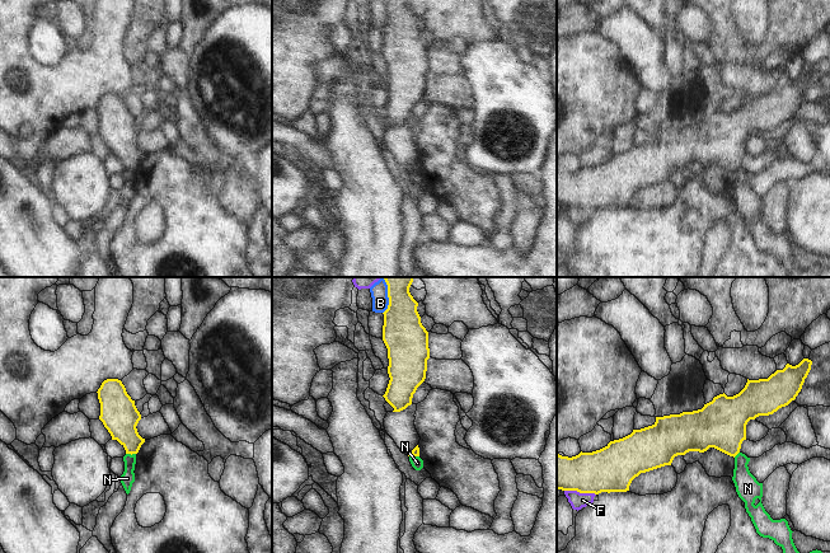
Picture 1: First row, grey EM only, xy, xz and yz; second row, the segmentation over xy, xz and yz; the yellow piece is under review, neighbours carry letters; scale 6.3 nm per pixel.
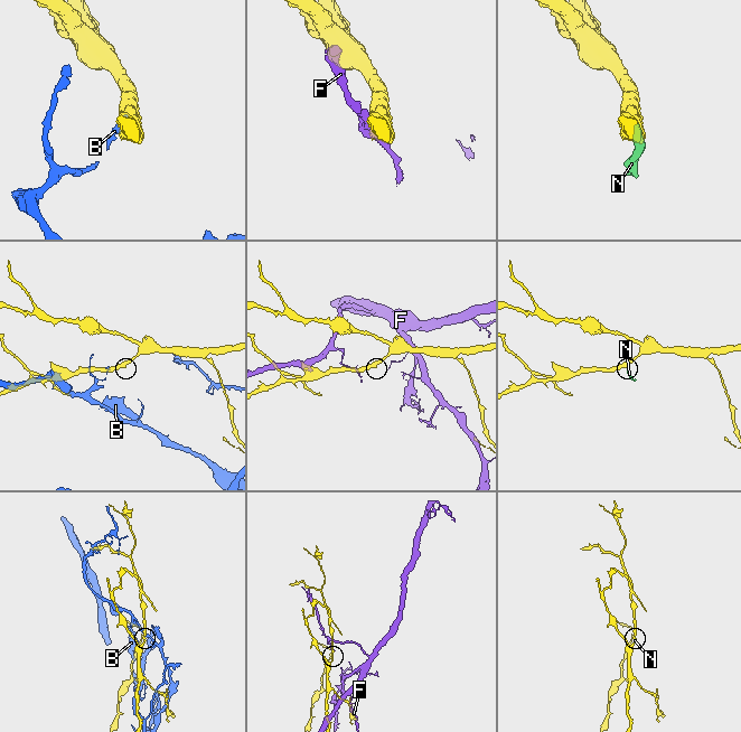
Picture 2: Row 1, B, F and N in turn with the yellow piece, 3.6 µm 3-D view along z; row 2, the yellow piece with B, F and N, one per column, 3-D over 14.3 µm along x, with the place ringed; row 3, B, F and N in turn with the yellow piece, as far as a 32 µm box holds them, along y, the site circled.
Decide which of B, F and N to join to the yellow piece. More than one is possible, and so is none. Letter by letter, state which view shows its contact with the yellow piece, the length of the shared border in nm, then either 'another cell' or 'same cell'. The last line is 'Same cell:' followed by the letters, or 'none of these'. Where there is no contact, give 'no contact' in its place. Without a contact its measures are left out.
B: xz | 190 nm | another cell
F: yz | 200 nm | another cell
N: xy | 60 nm | another cell
Same cell: none of these

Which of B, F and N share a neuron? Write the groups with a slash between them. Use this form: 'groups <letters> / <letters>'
groups B / F / N

